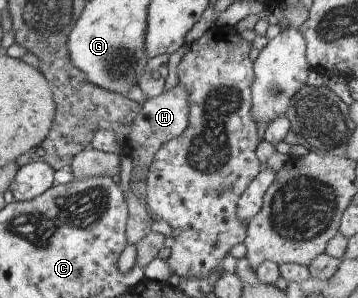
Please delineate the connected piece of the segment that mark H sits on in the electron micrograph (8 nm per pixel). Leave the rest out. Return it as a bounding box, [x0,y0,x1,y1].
[129,84,189,168]

